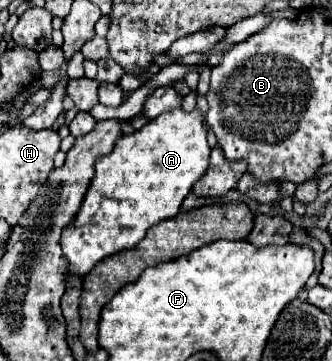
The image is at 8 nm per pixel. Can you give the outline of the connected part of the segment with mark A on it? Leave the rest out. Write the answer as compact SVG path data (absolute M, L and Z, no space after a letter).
M177 109L171 113L161 113L159 117L151 119L143 129L135 131L133 135L123 135L115 143L115 149L109 155L97 157L95 177L91 179L91 185L81 203L81 209L77 217L63 229L63 235L61 235L63 255L69 261L65 277L69 279L71 275L75 275L83 279L103 257L113 255L121 249L135 247L145 237L151 225L163 219L175 217L179 213L183 199L189 195L193 183L207 171L209 153L211 153L211 147L207 143L207 127L203 125L201 113L197 109L191 113Z

